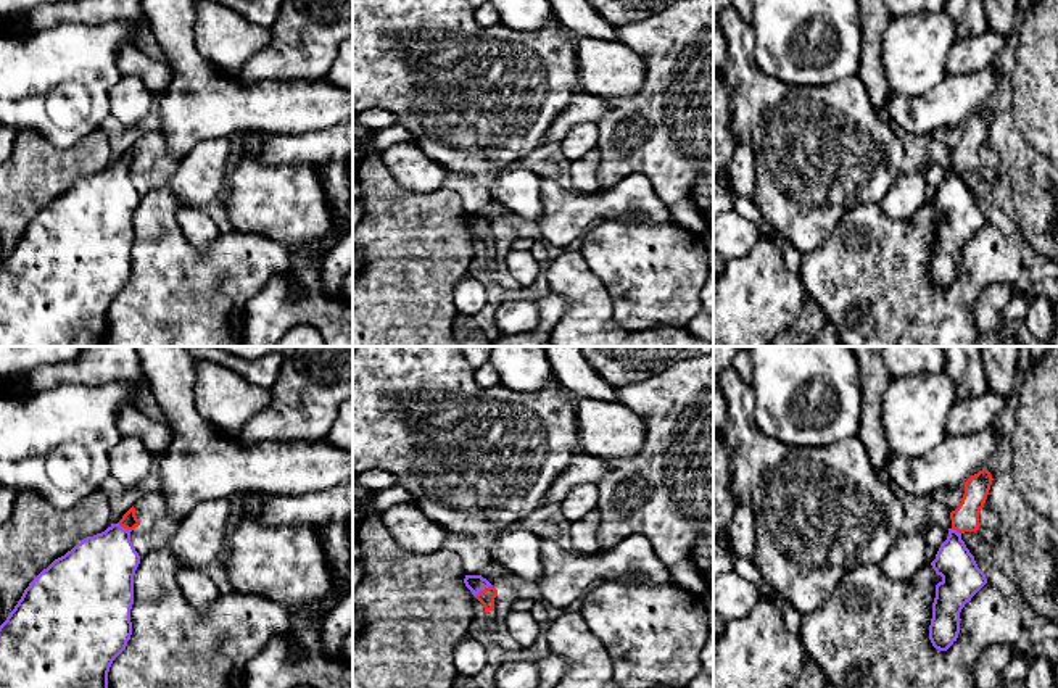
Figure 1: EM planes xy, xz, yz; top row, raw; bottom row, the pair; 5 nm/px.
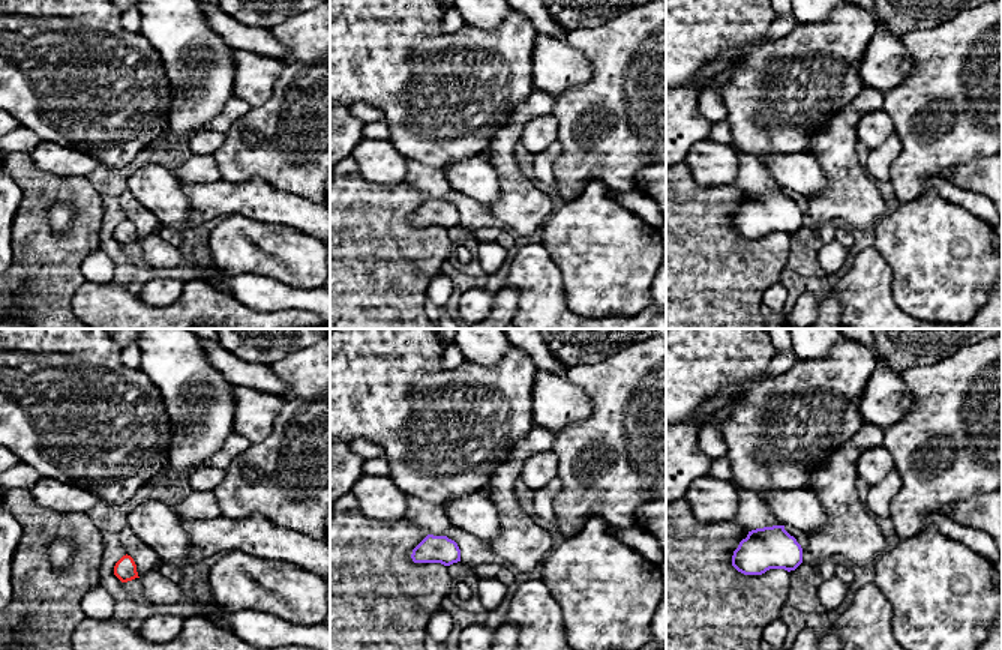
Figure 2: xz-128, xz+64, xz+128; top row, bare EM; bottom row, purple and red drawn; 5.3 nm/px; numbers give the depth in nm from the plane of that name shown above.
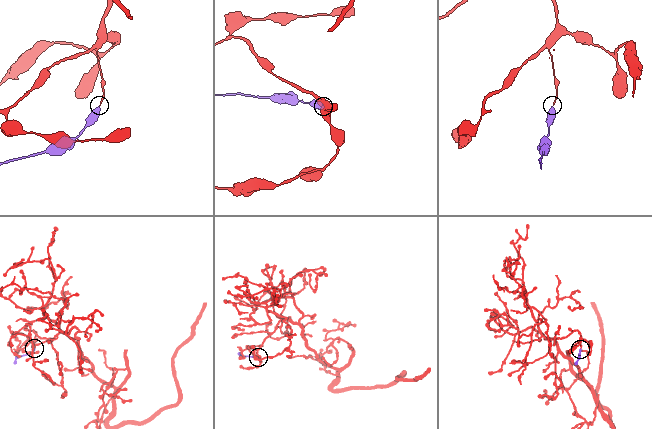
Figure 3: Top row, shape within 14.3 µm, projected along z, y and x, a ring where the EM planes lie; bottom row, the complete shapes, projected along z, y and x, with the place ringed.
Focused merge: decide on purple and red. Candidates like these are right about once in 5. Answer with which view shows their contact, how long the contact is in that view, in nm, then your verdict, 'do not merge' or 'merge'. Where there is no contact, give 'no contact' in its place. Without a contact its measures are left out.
contact in xz; length 110 nm; merge

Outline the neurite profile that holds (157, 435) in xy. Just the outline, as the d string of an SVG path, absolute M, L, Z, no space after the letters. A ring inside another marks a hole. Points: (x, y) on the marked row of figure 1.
M134 406L121 409L118 427L122 437L135 437L155 453L166 453L171 448L171 427L164 421L156 421Z

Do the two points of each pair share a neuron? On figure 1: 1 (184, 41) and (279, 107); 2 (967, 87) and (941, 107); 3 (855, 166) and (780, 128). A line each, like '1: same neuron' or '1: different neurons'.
1: same neuron
2: same neuron
3: same neuron

